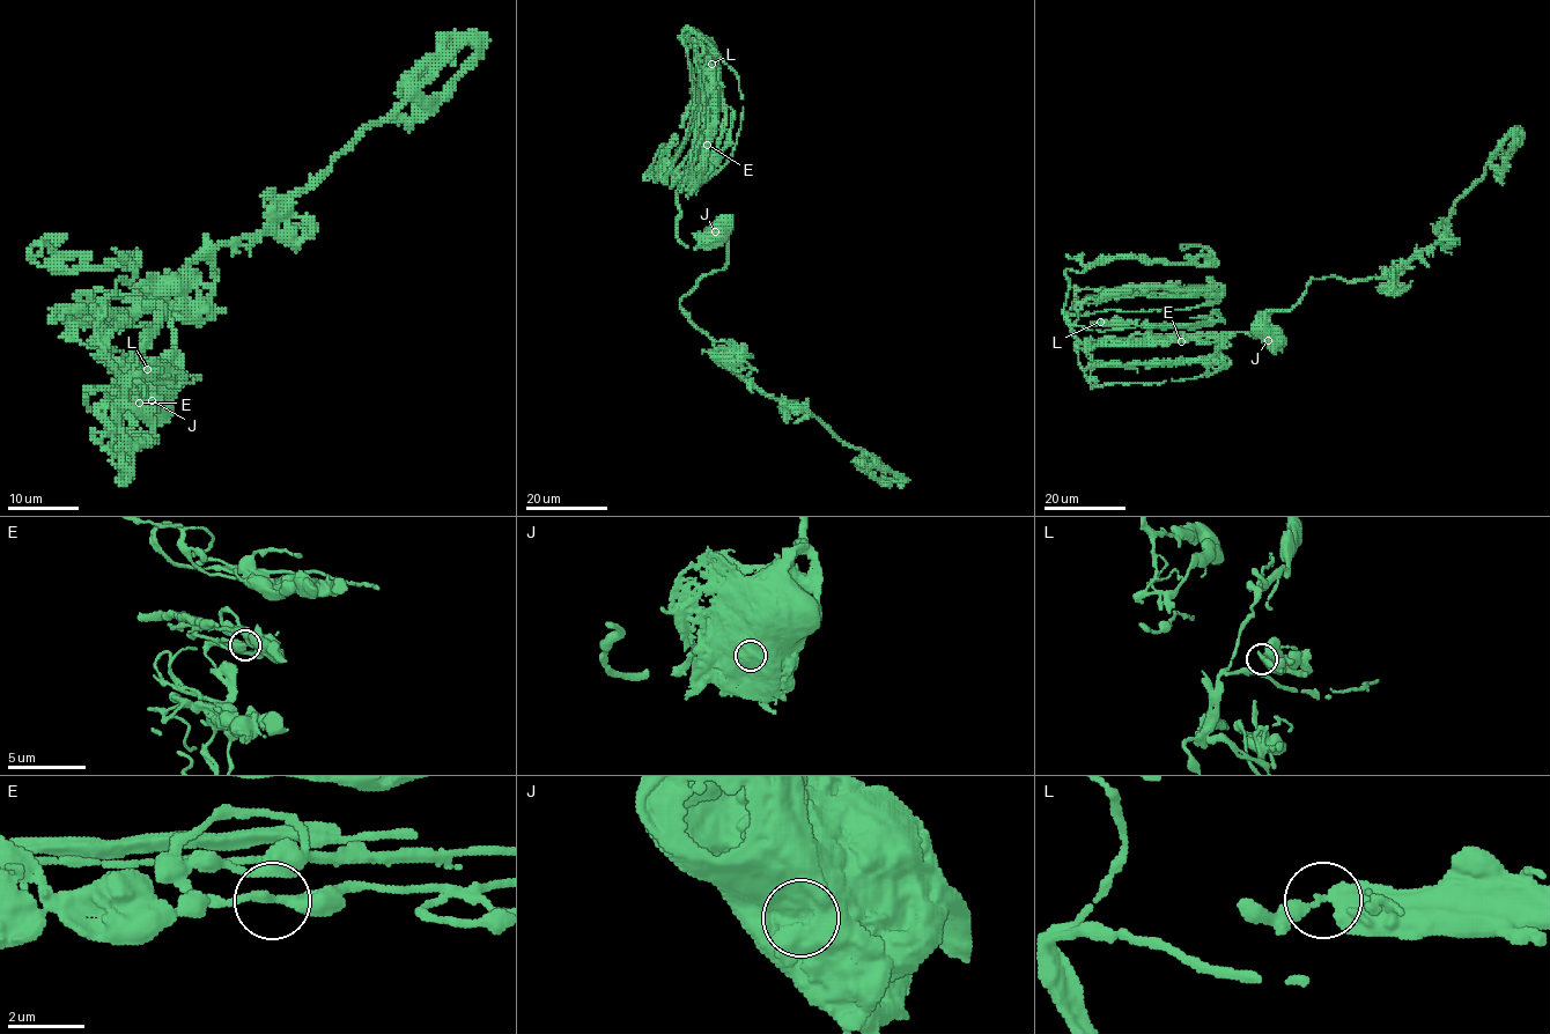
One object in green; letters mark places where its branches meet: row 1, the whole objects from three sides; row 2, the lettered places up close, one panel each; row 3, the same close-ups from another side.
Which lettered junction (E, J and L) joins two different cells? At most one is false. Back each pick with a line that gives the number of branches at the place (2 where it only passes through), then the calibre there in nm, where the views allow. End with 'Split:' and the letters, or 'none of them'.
J: branches 2; calibre 1050 nm
Split: J

